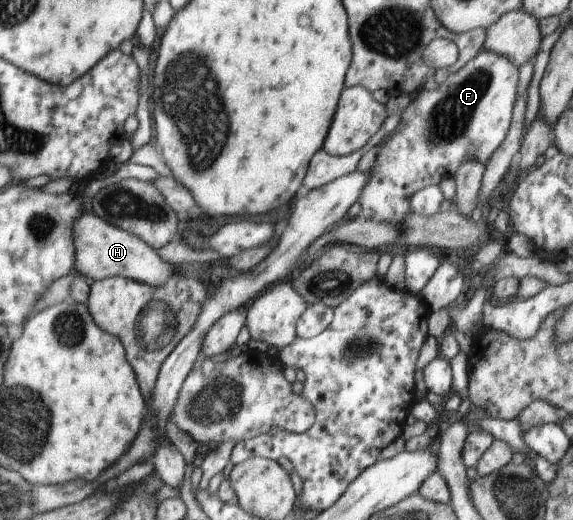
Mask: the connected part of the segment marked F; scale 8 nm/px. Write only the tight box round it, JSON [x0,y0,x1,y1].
[358,49,519,224]

